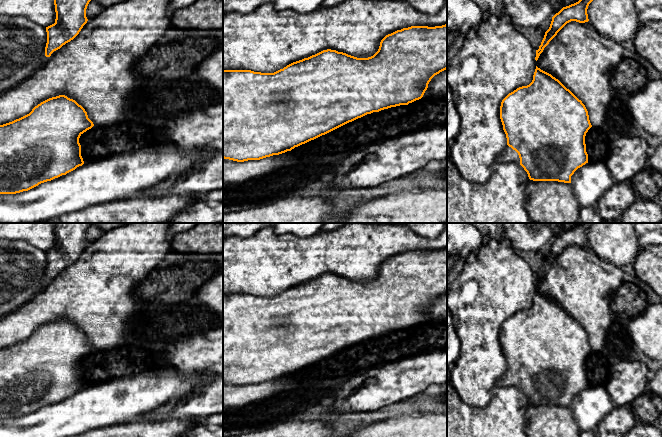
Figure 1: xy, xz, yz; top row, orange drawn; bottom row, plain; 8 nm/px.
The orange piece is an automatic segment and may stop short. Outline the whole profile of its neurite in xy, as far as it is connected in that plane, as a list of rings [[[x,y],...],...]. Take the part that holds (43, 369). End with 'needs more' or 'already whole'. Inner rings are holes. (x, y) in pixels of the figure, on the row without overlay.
[[[65,319],[49,322],[29,338],[0,349],[0,418],[28,415],[82,390],[79,362],[93,350],[85,333]]]; already whole

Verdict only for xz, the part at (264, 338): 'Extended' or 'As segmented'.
As segmented

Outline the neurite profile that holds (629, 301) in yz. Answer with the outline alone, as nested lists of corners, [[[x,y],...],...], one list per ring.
[[[623,282],[612,297],[610,309],[615,320],[627,324],[648,305],[646,294],[638,286]]]

